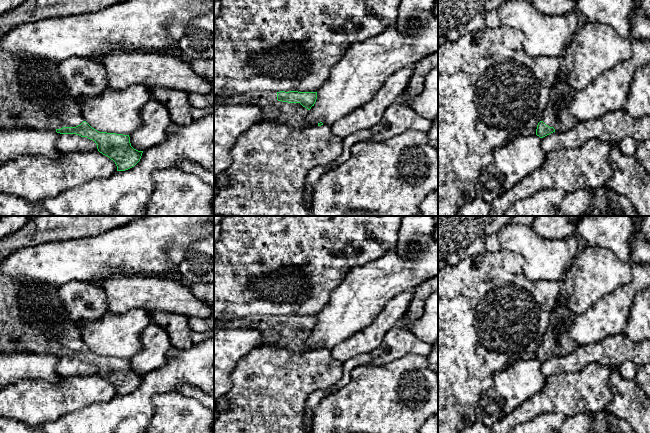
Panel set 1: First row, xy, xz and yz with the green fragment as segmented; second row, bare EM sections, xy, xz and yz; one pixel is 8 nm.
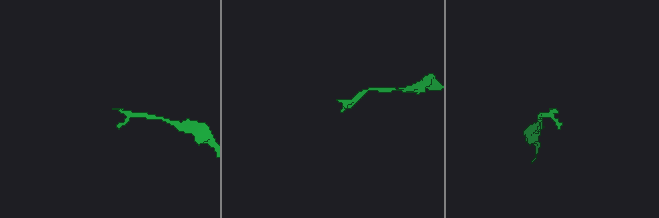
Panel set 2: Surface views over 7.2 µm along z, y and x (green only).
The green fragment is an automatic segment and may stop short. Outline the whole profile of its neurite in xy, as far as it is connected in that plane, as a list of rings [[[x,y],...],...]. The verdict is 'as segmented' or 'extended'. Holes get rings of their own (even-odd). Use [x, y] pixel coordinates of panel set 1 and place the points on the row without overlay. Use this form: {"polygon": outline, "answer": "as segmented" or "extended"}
{"polygon": [[[0,274],[0,352],[50,354],[87,361],[96,367],[100,377],[115,386],[117,395],[134,391],[140,385],[143,375],[131,370],[129,359],[99,356],[84,344],[81,331],[67,317],[58,298],[59,287]]], "answer": "extended"}

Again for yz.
{"polygon": [[[557,298],[551,313],[542,344],[538,347],[536,359],[543,362],[553,356],[568,356],[576,349],[570,337],[570,325],[576,314],[570,310],[565,300]]], "answer": "extended"}

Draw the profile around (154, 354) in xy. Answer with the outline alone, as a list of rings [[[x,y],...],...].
[[[151,322],[141,335],[142,349],[129,358],[131,370],[144,375],[162,367],[168,360],[172,344],[168,334],[158,324]]]

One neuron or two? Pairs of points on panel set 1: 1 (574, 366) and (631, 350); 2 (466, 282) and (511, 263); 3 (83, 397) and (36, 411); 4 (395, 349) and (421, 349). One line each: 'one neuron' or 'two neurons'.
1: one neuron
2: one neuron
3: one neuron
4: one neuron

